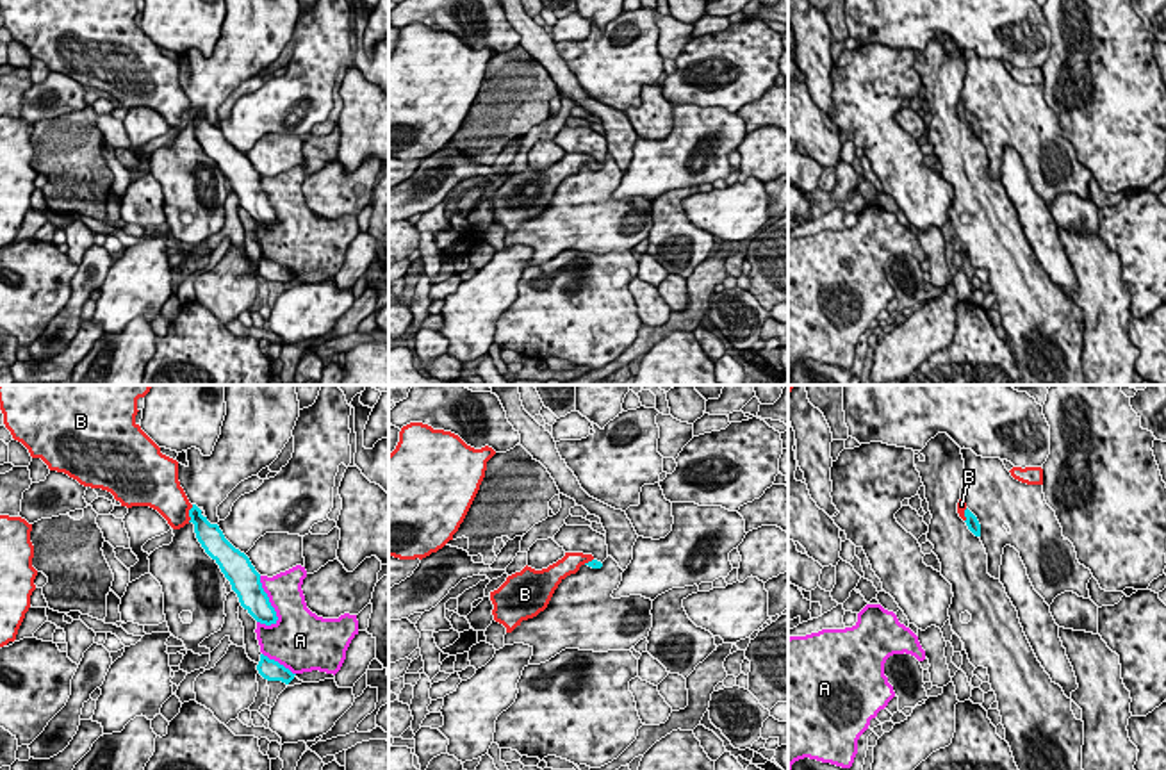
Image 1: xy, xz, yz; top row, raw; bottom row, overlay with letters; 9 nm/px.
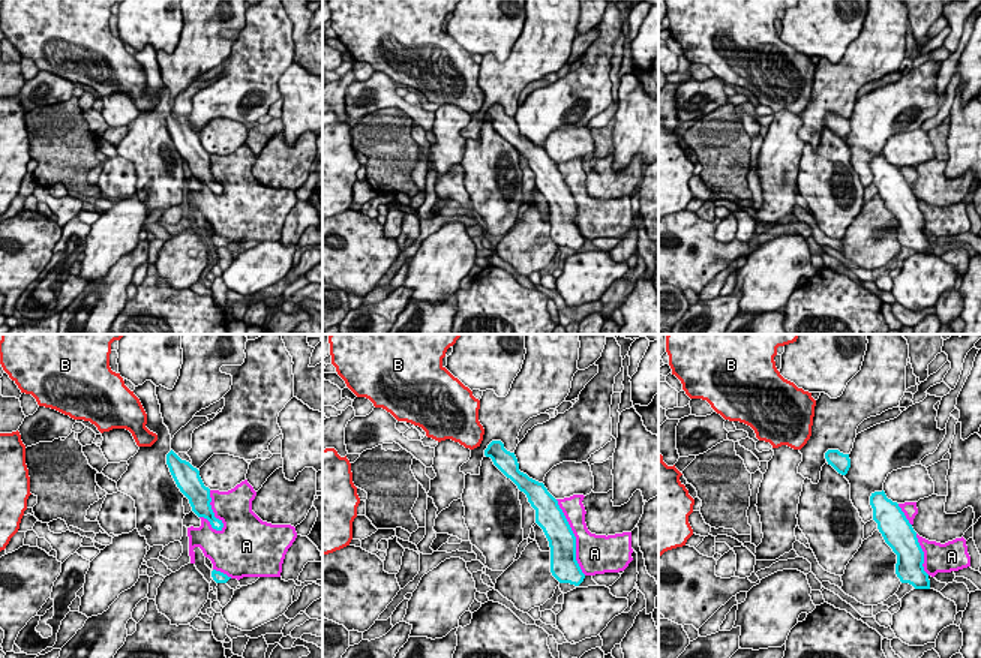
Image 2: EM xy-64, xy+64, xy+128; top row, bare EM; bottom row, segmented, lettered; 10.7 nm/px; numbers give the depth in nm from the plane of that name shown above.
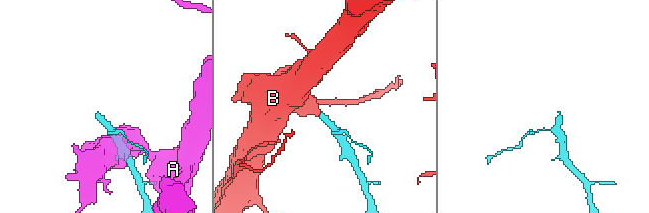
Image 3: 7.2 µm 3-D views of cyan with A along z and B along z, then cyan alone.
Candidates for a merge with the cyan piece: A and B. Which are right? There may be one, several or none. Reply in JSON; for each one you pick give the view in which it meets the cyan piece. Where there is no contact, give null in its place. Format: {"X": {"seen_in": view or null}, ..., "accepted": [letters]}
{"B": {"seen_in": "xy"}, "accepted": ["B"]}

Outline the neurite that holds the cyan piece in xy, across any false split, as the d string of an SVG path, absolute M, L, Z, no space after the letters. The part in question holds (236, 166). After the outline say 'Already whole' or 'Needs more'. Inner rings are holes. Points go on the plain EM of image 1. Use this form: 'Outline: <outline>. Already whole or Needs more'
Outline: M0 0L0 11L12 39L50 71L107 91L121 107L150 107L173 130L193 123L198 143L230 182L241 207L257 223L276 225L250 159L189 103L178 82L178 62L162 55L135 23L137 0Z. Needs more

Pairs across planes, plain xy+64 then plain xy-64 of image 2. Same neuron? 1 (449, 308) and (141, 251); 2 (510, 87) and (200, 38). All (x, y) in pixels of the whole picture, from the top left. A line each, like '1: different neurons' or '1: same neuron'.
1: same neuron
2: same neuron

